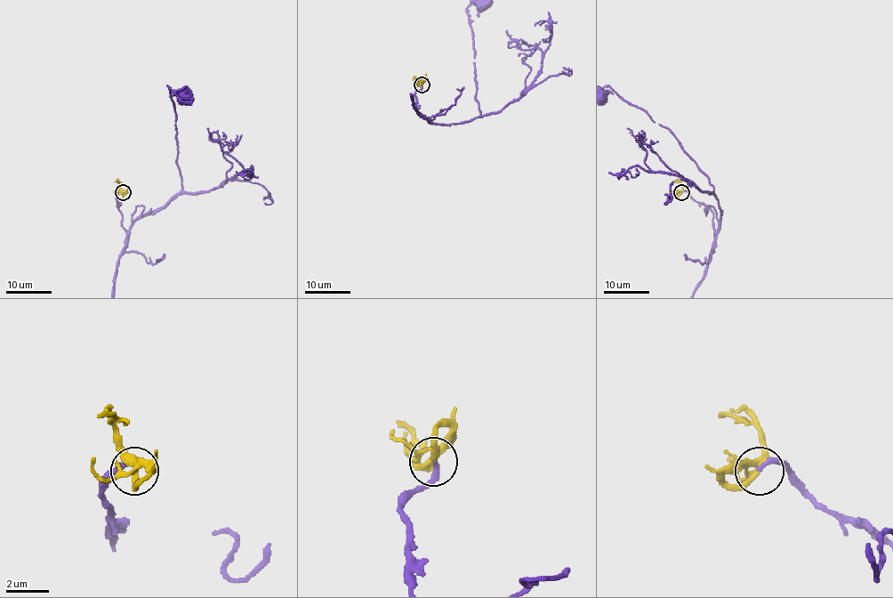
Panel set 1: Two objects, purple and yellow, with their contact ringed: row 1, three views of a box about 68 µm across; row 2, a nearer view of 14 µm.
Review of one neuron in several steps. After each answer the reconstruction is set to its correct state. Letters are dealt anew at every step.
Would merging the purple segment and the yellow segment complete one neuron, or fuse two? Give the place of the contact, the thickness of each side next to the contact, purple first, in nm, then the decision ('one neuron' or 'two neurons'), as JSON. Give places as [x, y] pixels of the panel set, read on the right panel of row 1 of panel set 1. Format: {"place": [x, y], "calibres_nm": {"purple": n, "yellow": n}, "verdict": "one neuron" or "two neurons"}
{"place": [681, 192], "calibres_nm": {"purple": 240, "yellow": 240}, "verdict": "one neuron"}

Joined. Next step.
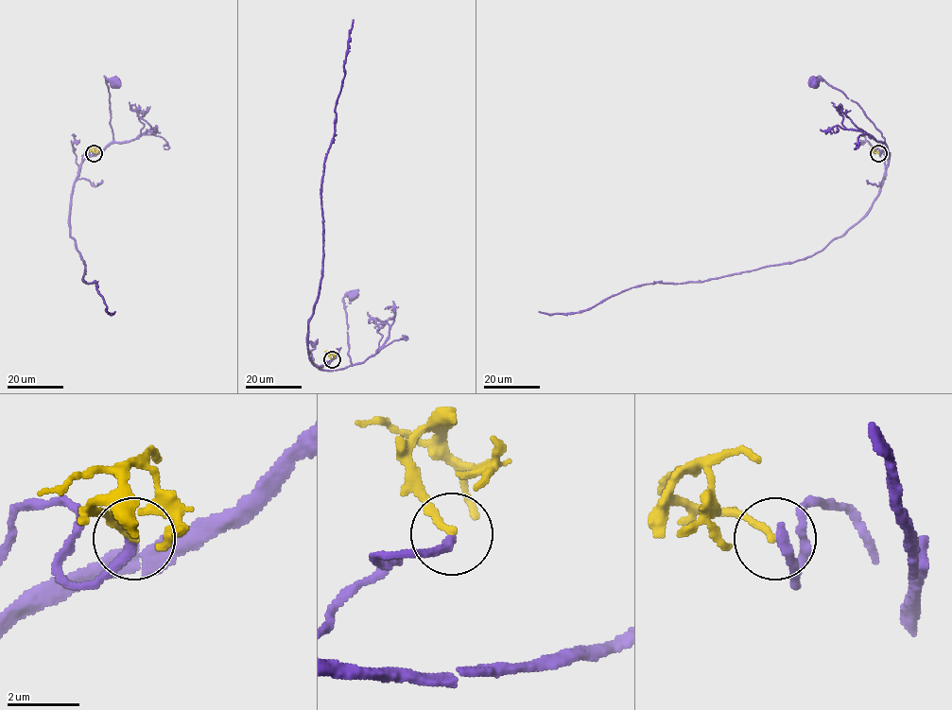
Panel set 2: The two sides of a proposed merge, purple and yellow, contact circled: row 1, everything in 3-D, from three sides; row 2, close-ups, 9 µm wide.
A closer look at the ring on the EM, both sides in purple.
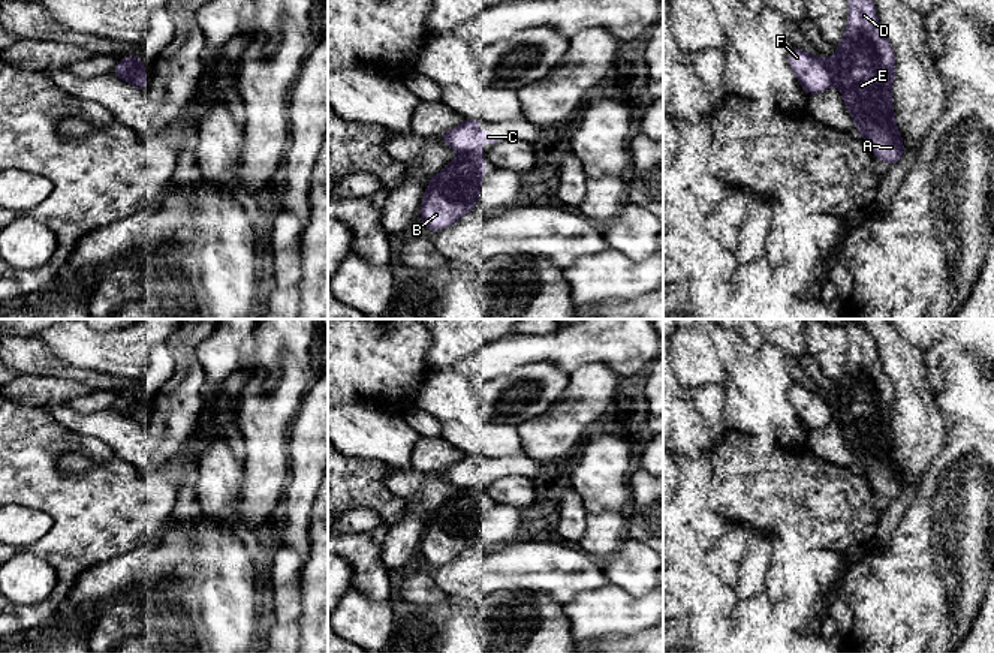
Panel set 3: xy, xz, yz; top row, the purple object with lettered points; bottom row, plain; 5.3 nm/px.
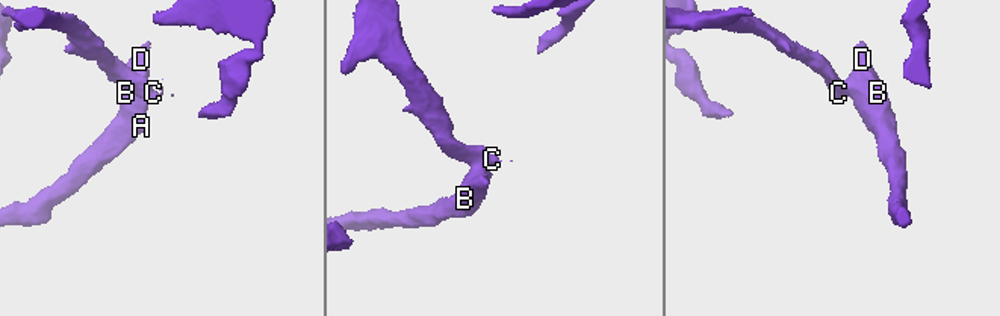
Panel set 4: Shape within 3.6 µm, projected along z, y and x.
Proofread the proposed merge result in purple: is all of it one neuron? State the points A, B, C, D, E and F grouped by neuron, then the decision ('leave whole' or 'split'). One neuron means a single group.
A B D E / C F | split

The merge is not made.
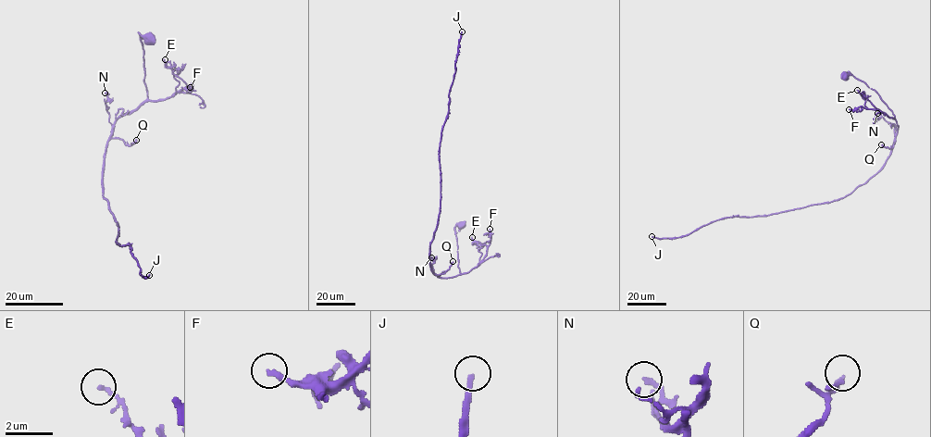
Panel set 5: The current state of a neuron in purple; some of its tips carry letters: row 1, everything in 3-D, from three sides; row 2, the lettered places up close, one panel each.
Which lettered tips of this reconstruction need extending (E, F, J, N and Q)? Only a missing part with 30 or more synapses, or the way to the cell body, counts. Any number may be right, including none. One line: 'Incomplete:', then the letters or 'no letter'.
Incomplete: J

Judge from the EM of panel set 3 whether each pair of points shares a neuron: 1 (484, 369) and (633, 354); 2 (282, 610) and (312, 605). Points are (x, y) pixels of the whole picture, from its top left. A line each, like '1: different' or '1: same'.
1: same
2: different

